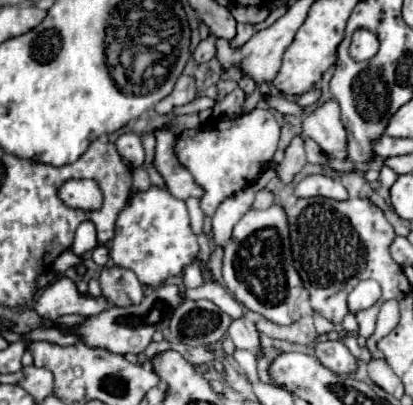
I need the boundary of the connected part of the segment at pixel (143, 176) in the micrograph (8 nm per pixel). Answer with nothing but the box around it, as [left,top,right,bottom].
[129,167,147,193]

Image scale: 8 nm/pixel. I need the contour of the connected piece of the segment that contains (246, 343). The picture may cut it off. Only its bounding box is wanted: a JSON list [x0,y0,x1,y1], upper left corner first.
[229,317,261,357]

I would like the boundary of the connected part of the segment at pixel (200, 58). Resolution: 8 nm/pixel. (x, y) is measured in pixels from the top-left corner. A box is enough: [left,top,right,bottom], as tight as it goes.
[193,33,217,63]

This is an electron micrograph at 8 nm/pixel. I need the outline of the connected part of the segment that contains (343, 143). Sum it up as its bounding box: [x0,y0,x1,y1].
[301,99,347,161]

